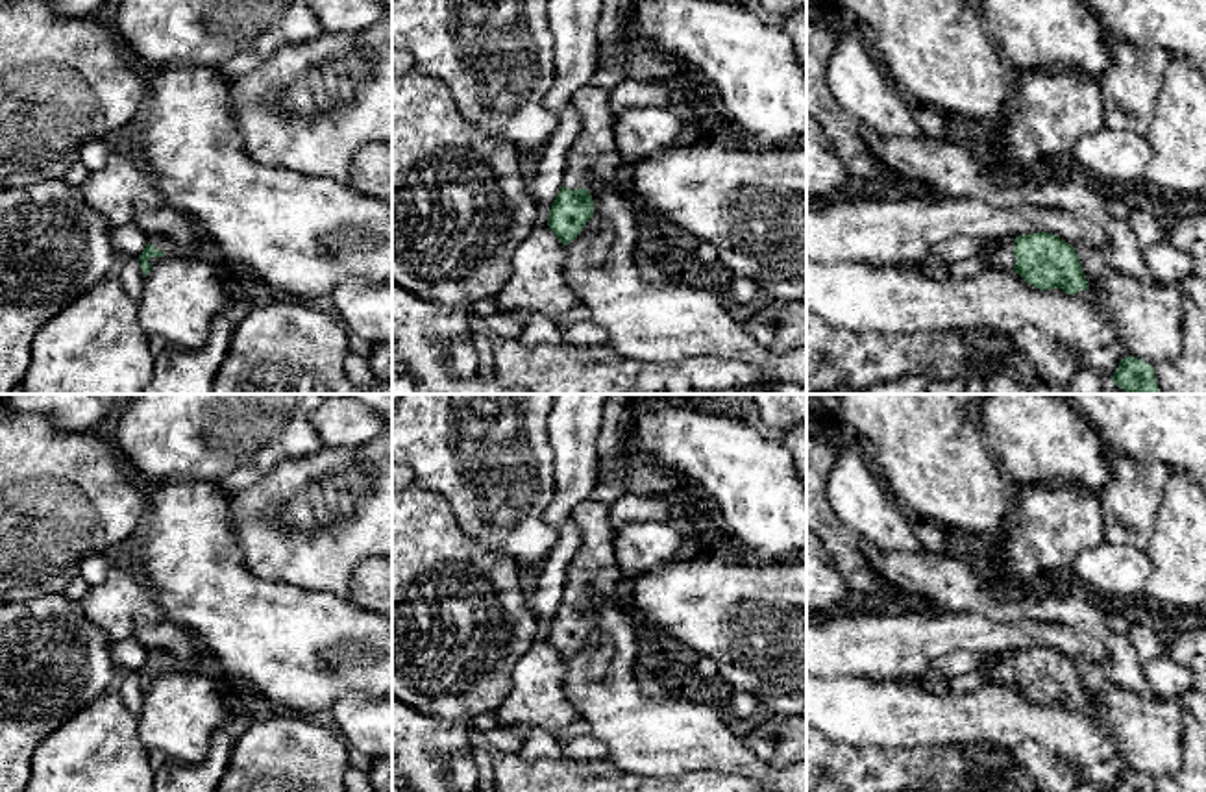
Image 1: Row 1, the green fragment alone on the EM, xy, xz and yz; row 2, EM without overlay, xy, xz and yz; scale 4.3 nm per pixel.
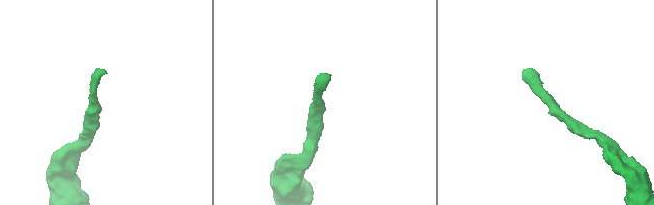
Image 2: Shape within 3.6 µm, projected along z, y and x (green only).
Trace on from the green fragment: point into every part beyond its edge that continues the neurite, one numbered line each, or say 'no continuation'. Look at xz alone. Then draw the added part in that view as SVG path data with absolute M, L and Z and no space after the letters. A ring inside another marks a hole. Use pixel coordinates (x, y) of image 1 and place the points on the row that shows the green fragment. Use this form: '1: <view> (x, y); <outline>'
1: xz (594, 156); M588 83L573 94L572 104L581 117L581 131L566 157L562 187L590 189L596 179L621 185L625 163L612 131L609 91Z

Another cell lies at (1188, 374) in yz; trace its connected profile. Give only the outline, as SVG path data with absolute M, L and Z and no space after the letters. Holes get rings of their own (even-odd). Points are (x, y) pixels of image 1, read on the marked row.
M1191 300L1184 303L1180 357L1152 365L1160 394L1206 394L1206 318Z

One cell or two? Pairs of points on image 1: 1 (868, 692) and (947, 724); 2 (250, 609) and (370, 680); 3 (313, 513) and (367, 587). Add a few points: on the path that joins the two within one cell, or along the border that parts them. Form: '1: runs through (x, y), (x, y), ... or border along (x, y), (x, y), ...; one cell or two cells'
1: runs through (888, 713), (927, 720); one cell
2: runs through (280, 639), (315, 674), (341, 678); one cell
3: border along (372, 556), (356, 569), (350, 598); two cells

